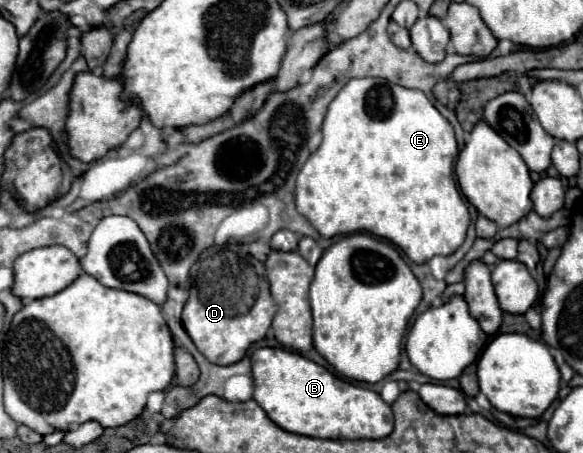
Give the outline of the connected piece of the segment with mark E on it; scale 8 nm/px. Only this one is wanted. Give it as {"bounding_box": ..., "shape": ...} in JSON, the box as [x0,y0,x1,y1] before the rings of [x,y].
{"bounding_box":[295,77,469,263],"shape":[[[379,77],[353,79],[329,103],[329,109],[327,109],[327,115],[325,115],[321,131],[323,131],[323,141],[321,141],[319,149],[315,153],[311,153],[311,157],[307,159],[303,169],[299,171],[297,189],[295,189],[295,205],[297,205],[297,211],[303,217],[307,217],[311,221],[311,225],[323,237],[329,239],[329,237],[335,237],[335,235],[349,235],[349,233],[367,231],[367,233],[371,233],[375,237],[387,239],[393,245],[397,245],[413,263],[425,263],[435,255],[451,255],[463,245],[465,233],[467,233],[467,227],[469,227],[469,211],[467,211],[467,205],[463,203],[463,199],[459,195],[459,189],[457,189],[457,183],[453,179],[453,165],[455,165],[455,157],[459,153],[457,139],[455,139],[451,123],[433,107],[431,101],[425,101],[425,95],[421,91],[405,89],[401,85],[389,83],[389,81],[379,79]]]}

